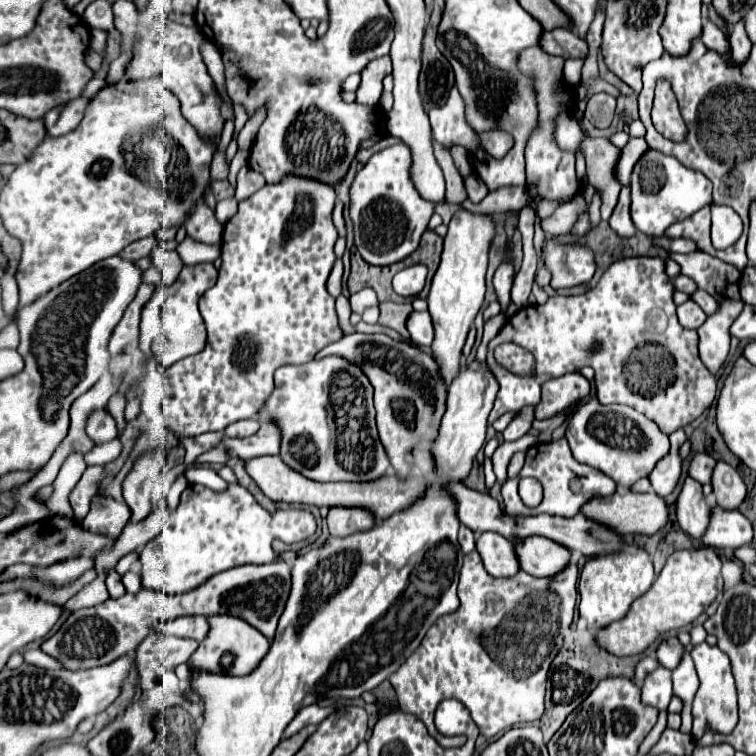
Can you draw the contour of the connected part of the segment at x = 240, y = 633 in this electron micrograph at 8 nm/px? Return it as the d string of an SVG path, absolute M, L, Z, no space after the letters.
M231 616L231 624L221 624L221 638L205 638L199 644L193 658L189 660L189 666L195 666L195 670L201 670L201 668L211 670L213 674L243 676L243 674L251 674L251 670L259 666L267 650L269 650L269 640L259 630L243 622L241 618Z

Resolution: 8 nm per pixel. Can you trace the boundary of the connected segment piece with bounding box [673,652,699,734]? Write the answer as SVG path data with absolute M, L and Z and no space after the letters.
M687 652L683 656L683 660L681 660L681 664L673 670L673 694L677 698L681 698L681 702L683 702L683 710L681 710L681 718L683 718L681 732L685 732L685 734L691 734L691 724L693 724L691 702L695 698L695 690L697 688L699 688L699 678L695 674L695 666L693 666L691 656Z

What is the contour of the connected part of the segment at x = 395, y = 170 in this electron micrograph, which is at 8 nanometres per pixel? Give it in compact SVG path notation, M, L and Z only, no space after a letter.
M389 146L369 158L355 174L349 190L349 216L353 222L355 246L367 264L387 266L407 258L427 230L435 204L425 200L411 182L411 152L407 146Z

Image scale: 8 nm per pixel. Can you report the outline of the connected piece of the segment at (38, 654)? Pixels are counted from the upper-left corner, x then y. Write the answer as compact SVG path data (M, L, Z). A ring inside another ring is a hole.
M29 648L29 650L25 650L23 658L25 658L27 664L39 666L39 668L53 668L53 670L55 670L55 668L61 668L59 662L55 662L55 658L47 656L47 654L45 654L43 650L39 650L39 648Z

